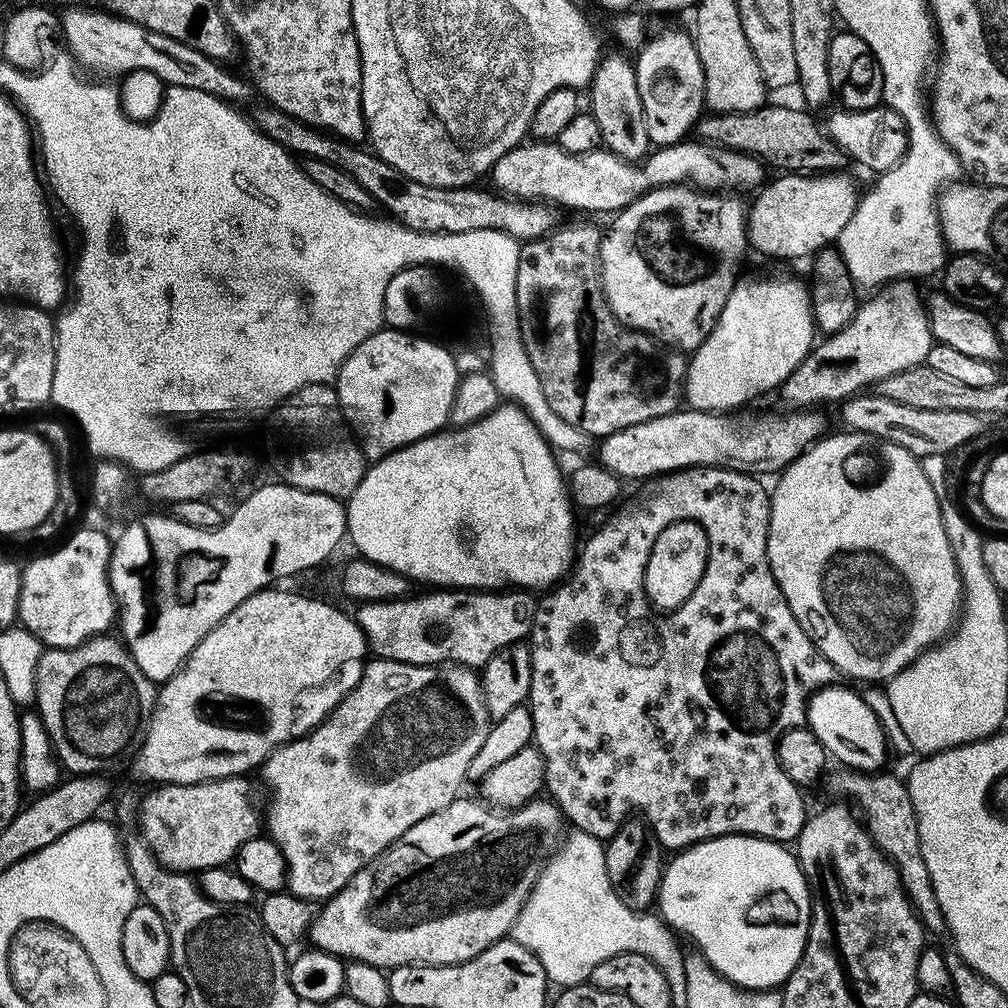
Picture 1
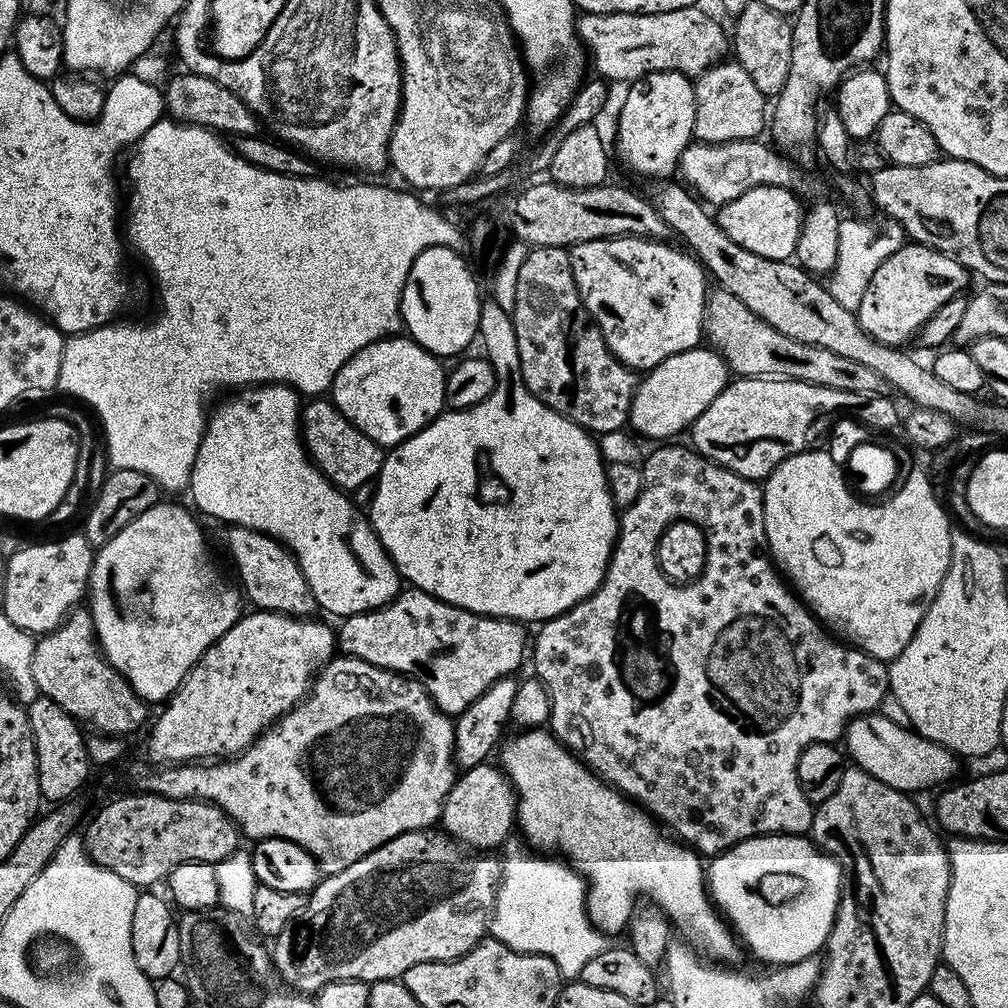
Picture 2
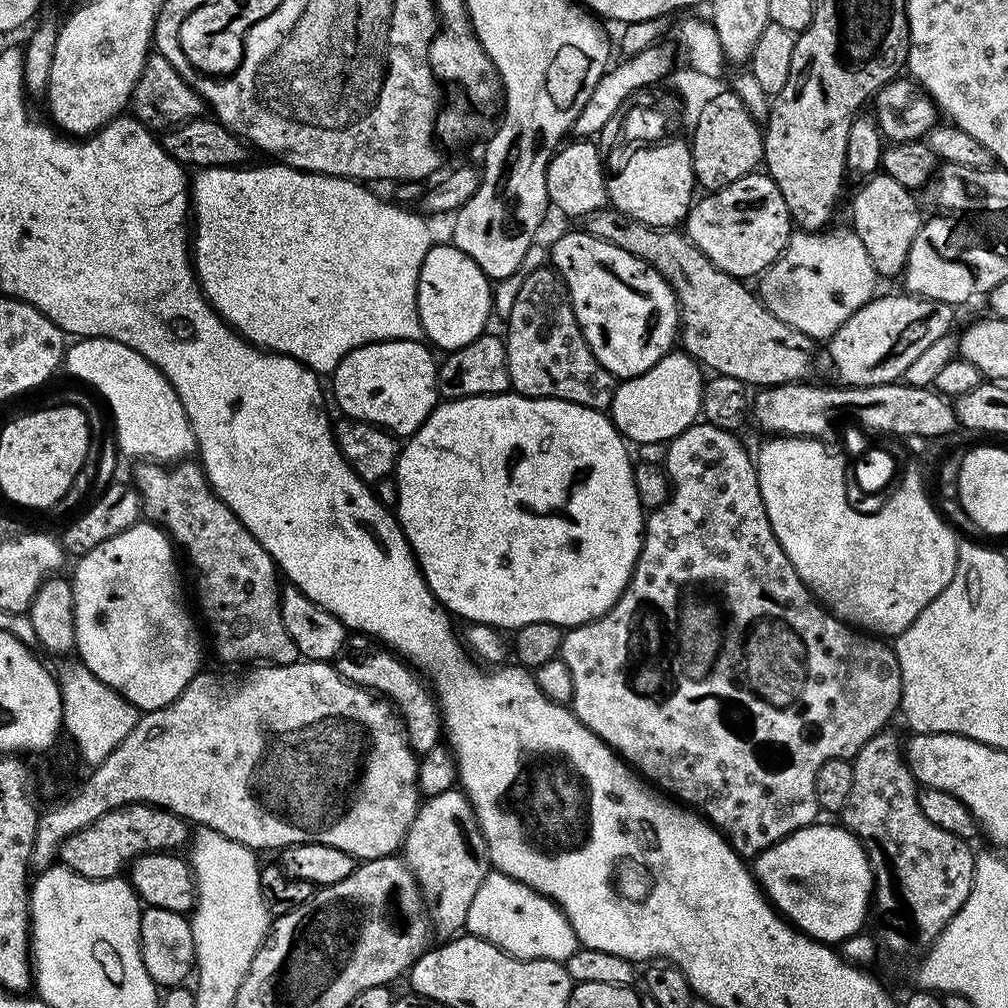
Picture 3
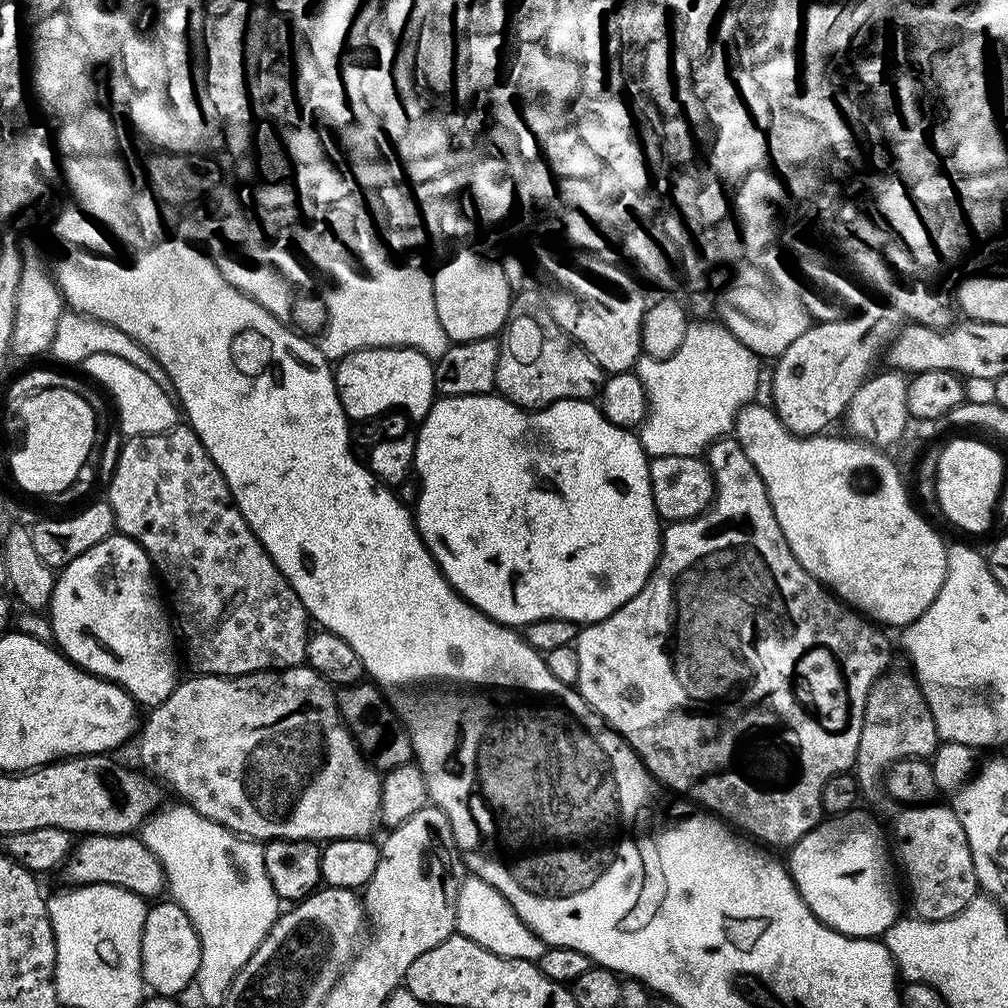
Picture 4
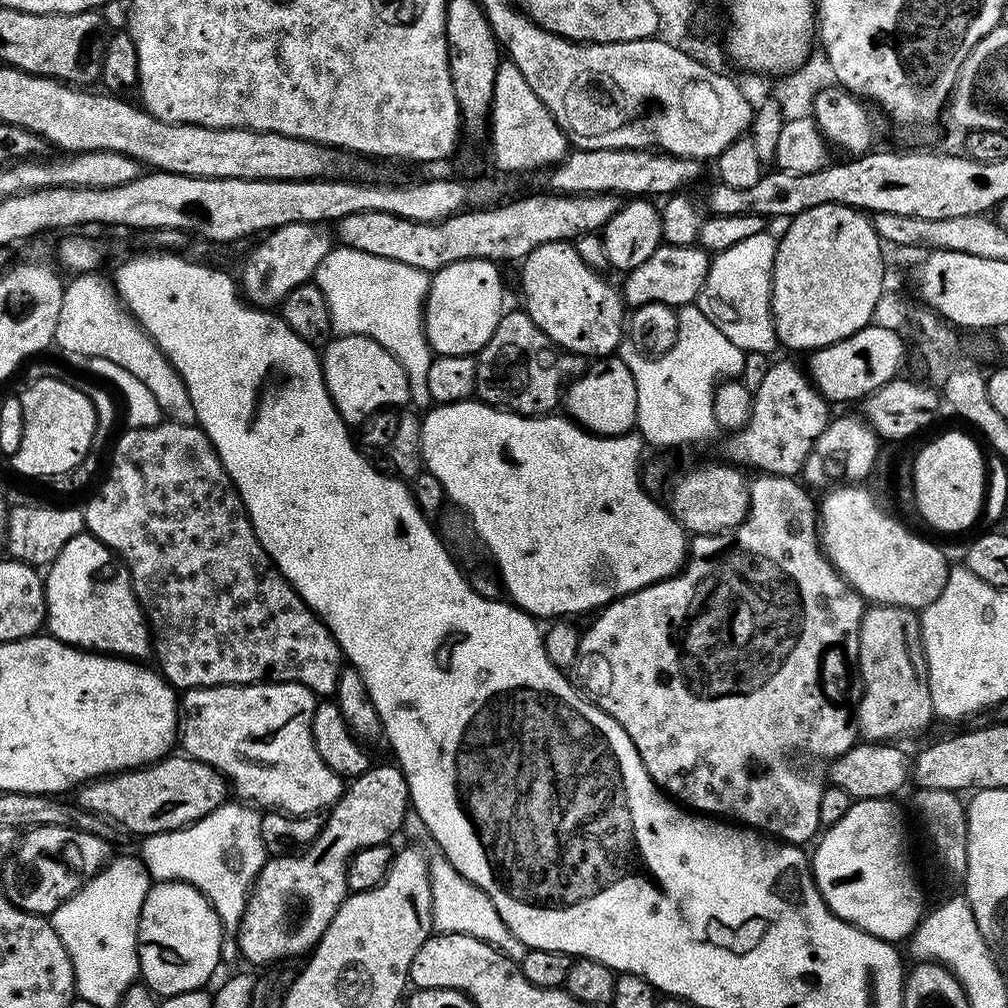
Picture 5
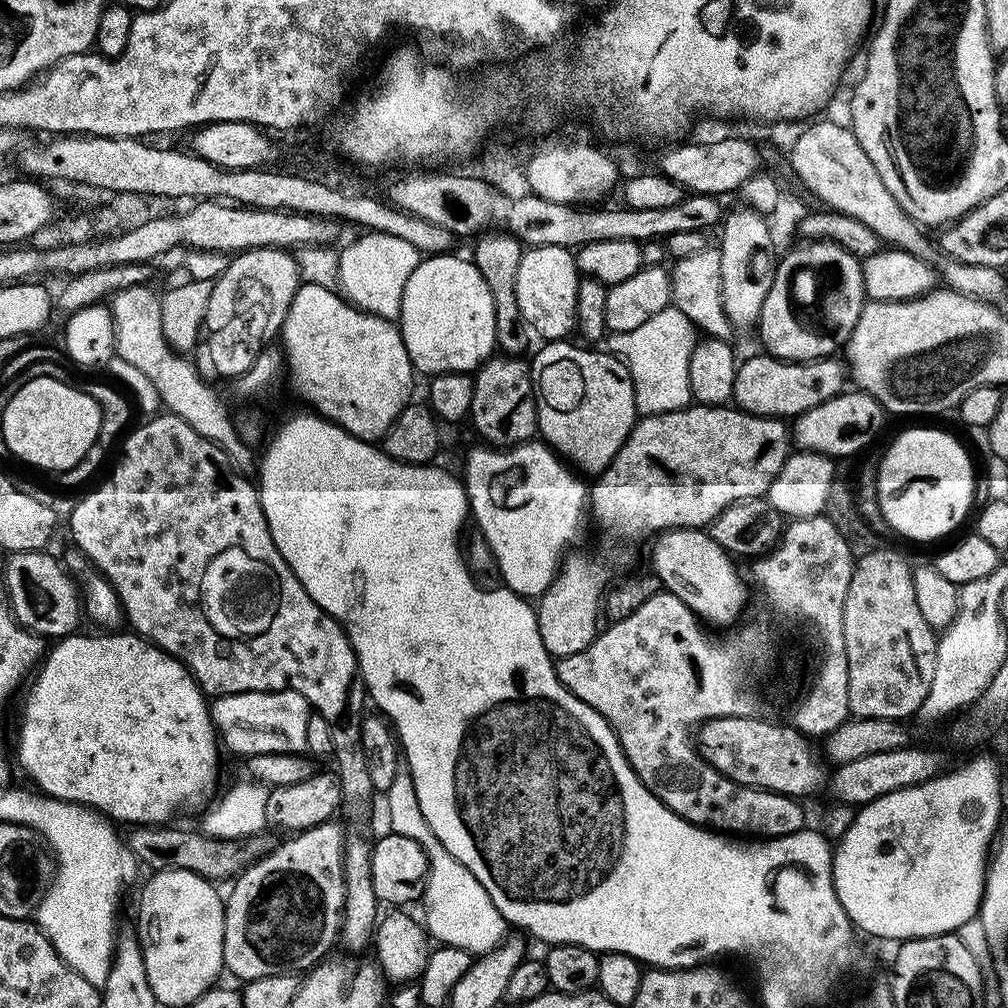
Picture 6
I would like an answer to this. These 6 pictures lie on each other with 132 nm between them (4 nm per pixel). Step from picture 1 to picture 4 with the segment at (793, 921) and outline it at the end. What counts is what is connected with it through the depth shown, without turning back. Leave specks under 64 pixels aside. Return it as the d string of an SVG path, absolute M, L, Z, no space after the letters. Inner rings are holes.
M856 810L846 816L825 819L811 828L787 853L787 870L806 906L810 906L820 921L829 924L843 936L880 938L898 918L896 892L888 888L888 856L884 853L884 840L886 844L885 833L884 836L880 833L879 826L870 817L863 816L860 810Z

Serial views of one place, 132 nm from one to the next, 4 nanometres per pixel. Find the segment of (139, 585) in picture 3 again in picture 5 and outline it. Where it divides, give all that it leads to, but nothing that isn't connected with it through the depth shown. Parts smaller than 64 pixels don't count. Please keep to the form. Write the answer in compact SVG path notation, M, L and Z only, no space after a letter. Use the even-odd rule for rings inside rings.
M87 530L79 532L47 565L44 581L44 600L46 602L46 628L55 640L71 644L74 648L82 648L89 652L98 652L110 656L125 658L144 658L149 655L152 638L144 618L144 612L136 600L132 589L132 580L128 577L128 569L123 560L115 552L106 547L98 538L94 538Z

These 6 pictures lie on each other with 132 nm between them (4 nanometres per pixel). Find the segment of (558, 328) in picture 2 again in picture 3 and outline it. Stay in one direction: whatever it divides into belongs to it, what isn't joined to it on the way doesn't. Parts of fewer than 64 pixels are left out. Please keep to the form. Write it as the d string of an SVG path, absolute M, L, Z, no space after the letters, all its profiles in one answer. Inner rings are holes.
M551 266L536 268L533 272L523 273L524 281L512 300L512 309L508 312L508 369L510 370L511 391L521 396L533 396L535 400L568 400L571 404L581 404L587 408L611 409L612 399L618 383L594 358L586 338L576 321L572 303L568 297L568 288L560 273Z

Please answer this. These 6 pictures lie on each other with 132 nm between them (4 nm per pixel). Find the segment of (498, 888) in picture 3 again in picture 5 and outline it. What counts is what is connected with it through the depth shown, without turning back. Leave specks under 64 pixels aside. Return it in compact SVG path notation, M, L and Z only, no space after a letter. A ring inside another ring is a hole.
M432 850L427 853L428 873L430 874L430 898L432 899L432 927L437 933L453 932L466 934L470 938L478 938L482 942L492 944L509 956L511 960L520 962L524 959L525 946L513 932L502 922L498 910L494 910L494 902L476 884L466 879L447 860L444 853Z

